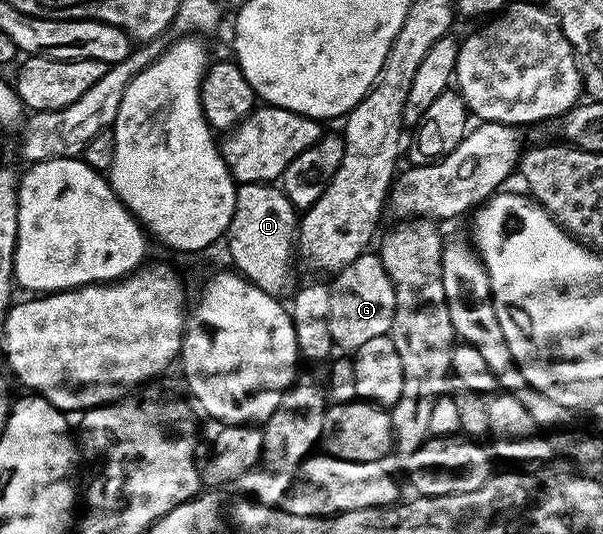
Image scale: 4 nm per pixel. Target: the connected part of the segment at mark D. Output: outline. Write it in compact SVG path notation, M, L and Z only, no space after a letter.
M272 183L237 186L226 242L233 266L245 280L267 294L282 296L292 281L291 259L294 259L297 237L298 211L286 199L283 189Z

